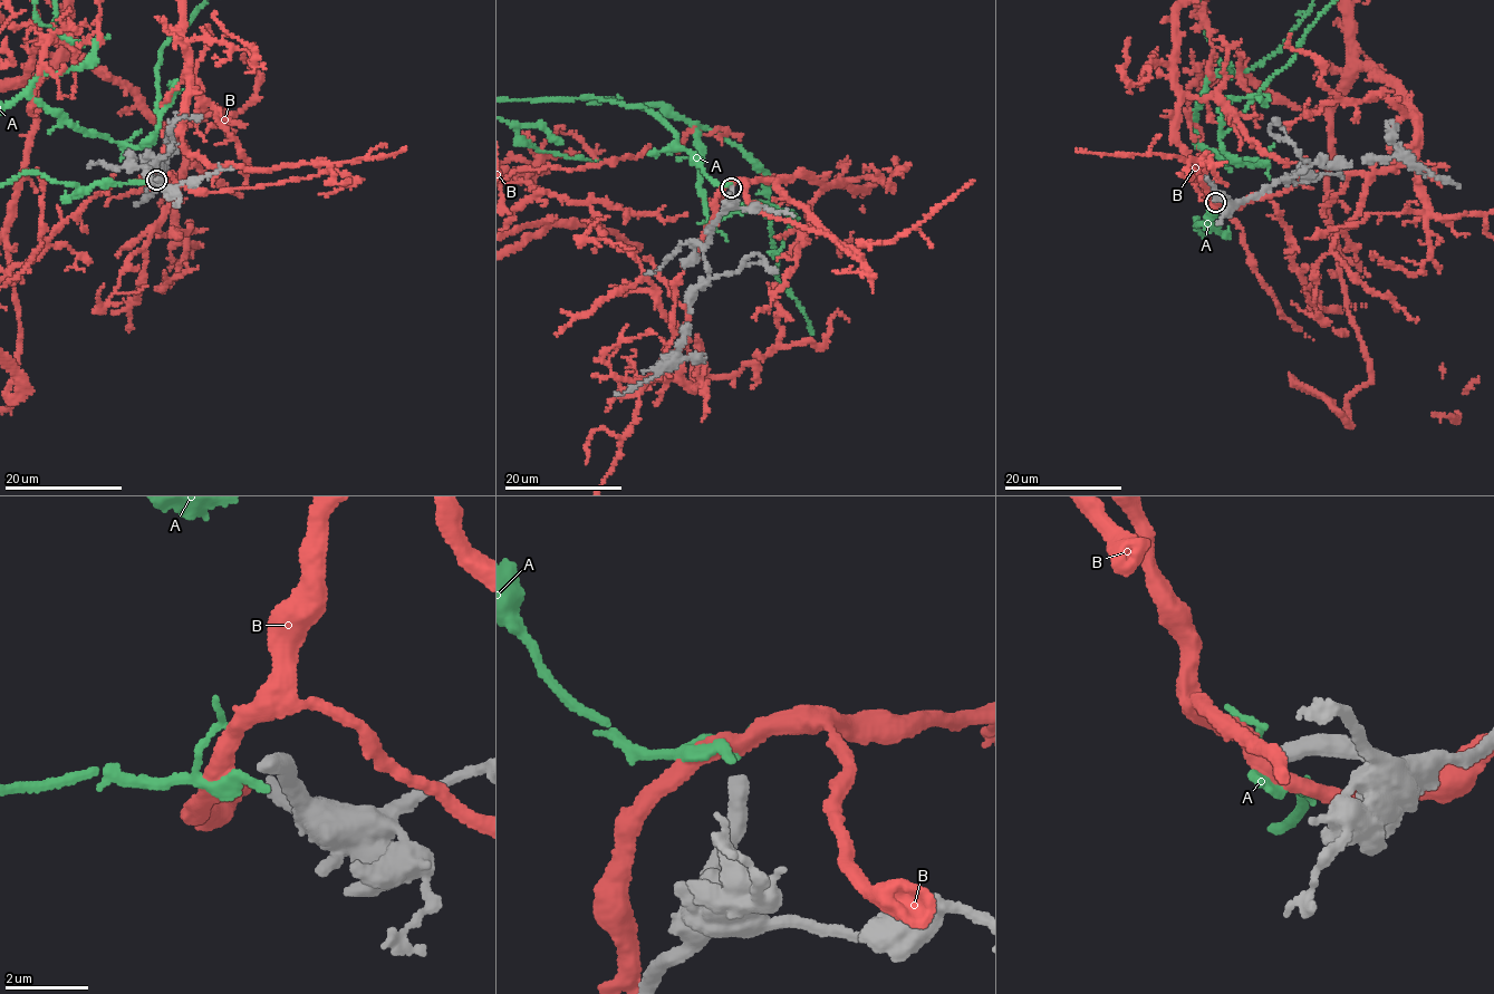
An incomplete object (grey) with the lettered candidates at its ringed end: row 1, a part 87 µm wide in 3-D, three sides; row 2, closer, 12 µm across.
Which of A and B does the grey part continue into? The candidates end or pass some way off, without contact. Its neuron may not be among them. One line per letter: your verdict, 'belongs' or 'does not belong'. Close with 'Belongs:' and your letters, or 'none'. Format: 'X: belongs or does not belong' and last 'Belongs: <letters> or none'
A: does not belong
B: does not belong
Belongs: none

